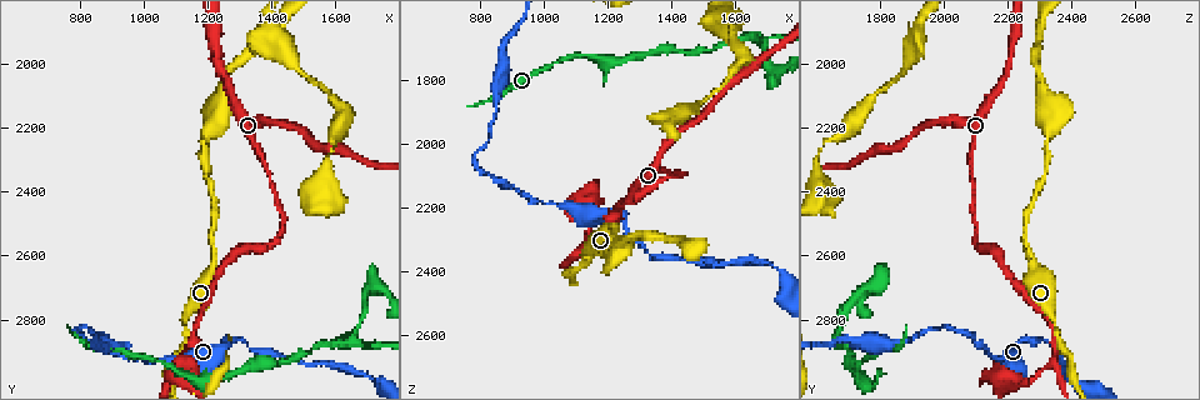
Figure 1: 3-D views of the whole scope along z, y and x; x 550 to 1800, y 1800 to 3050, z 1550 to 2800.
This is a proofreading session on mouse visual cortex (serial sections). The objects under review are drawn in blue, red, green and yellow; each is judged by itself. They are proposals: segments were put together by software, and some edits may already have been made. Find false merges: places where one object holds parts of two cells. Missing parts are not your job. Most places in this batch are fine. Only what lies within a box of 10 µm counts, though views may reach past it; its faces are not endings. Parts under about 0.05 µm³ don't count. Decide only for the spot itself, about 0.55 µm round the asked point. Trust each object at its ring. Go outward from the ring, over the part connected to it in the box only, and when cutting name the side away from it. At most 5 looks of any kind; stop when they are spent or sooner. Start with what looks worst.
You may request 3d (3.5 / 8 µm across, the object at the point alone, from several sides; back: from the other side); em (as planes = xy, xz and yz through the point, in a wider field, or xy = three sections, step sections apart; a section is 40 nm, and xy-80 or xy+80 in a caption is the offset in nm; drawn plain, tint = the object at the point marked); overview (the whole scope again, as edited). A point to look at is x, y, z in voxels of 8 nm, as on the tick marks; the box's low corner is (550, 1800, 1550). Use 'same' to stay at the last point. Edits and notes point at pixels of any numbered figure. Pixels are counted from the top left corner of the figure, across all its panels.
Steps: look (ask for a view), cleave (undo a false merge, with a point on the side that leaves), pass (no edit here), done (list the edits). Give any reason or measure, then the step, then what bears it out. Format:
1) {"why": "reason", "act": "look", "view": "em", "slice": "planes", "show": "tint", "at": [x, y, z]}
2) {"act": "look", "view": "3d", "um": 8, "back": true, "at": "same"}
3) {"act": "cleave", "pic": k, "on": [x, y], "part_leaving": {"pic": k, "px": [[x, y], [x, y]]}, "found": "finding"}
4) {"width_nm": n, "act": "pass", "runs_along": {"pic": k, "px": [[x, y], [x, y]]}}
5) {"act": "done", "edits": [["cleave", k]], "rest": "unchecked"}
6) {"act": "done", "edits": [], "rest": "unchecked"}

{"why": "side arm on a straight run", "act": "look", "view": "3d", "um": 8, "at": [1630, 2880, 1670]}

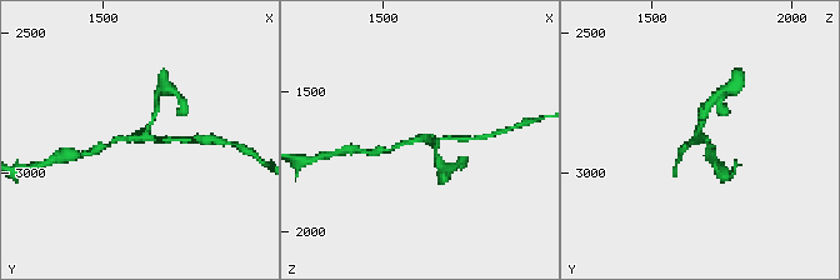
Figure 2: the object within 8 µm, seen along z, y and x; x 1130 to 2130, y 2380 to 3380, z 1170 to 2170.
{"arms": 3, "arm_widths_nm": [150, 150, 150], "why": "now the EM", "act": "look", "view": "em", "slice": "xy", "step": 2, "show": "tint", "at": "same"}

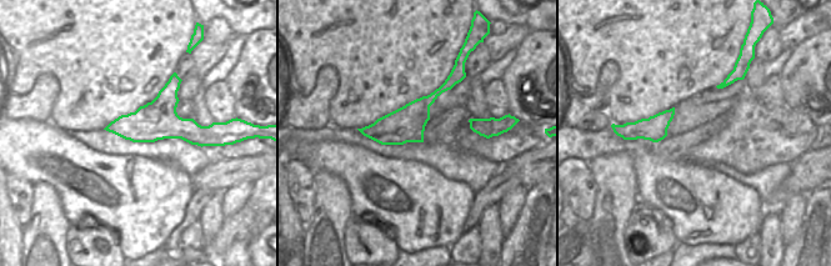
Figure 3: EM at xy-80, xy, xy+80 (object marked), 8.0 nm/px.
{"act": "pass", "runs_along": {"pic": 2, "px": [[389, 150], [419, 138], [435, 148]]}, "found": "continuous, no second cell"}

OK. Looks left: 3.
{"why": "two arms in line, one across", "act": "look", "view": "3d", "um": 3.5, "back": true, "at": [1120, 2920, 2340]}

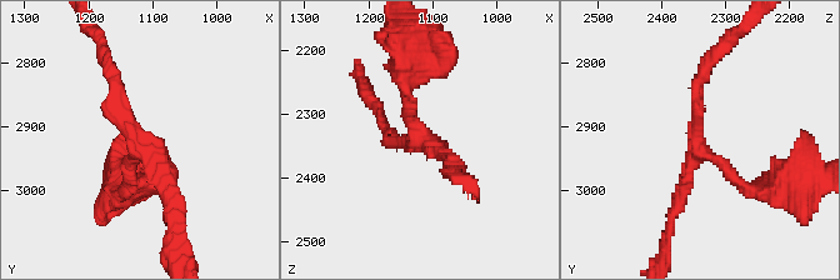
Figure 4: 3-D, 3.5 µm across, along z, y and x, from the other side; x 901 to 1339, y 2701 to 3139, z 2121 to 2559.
{"arms": 3, "arm_widths_nm": [150, 150, 200], "act": "look", "view": "em", "slice": "xy", "step": 3, "show": "tint", "at": [1120, 2935, 2345]}

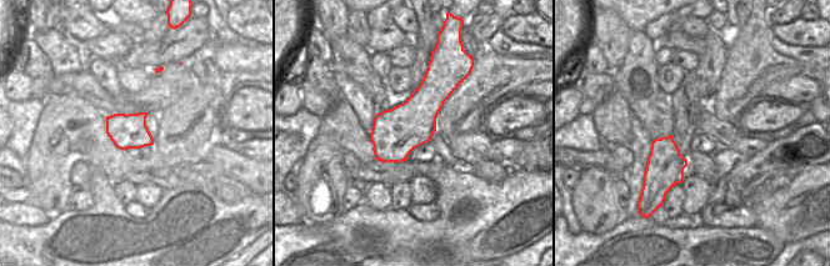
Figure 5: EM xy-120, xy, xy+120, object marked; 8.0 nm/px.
{"act": "pass", "found": "all the same cell"}

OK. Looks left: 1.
{"act": "done", "edits": [], "rest": "unchecked"}

